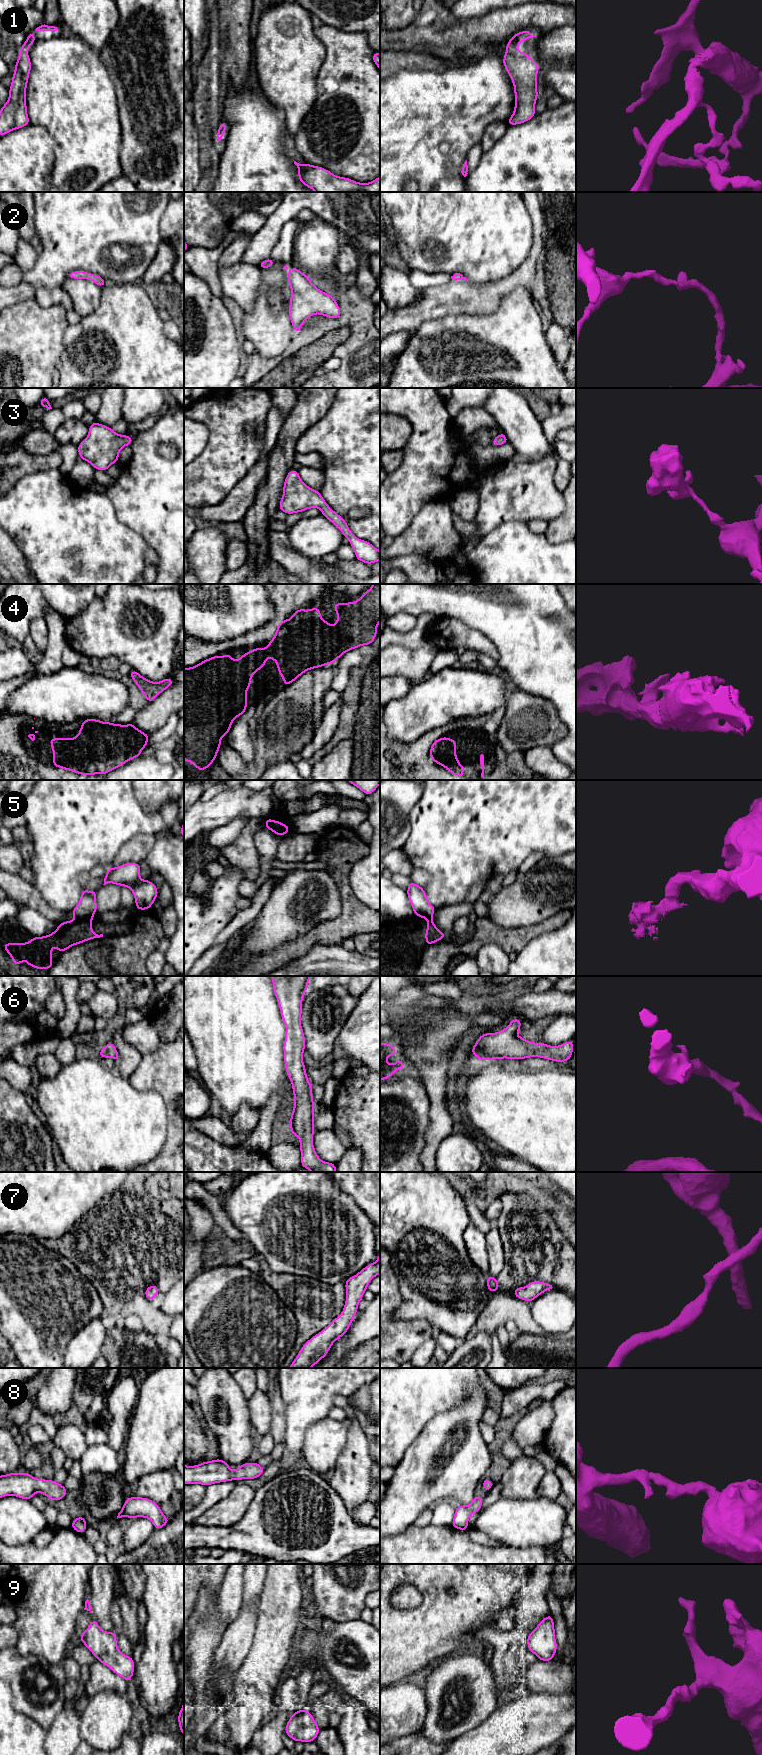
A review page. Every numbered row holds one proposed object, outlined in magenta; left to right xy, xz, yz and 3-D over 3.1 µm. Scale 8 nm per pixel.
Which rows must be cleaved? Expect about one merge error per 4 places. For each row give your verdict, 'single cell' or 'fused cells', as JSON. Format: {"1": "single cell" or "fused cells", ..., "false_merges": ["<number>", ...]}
{"1": "single cell", "2": "single cell", "3": "single cell", "4": "single cell", "5": "fused cells", "6": "single cell", "7": "single cell", "8": "single cell", "9": "single cell", "false_merges": ["5"]}

